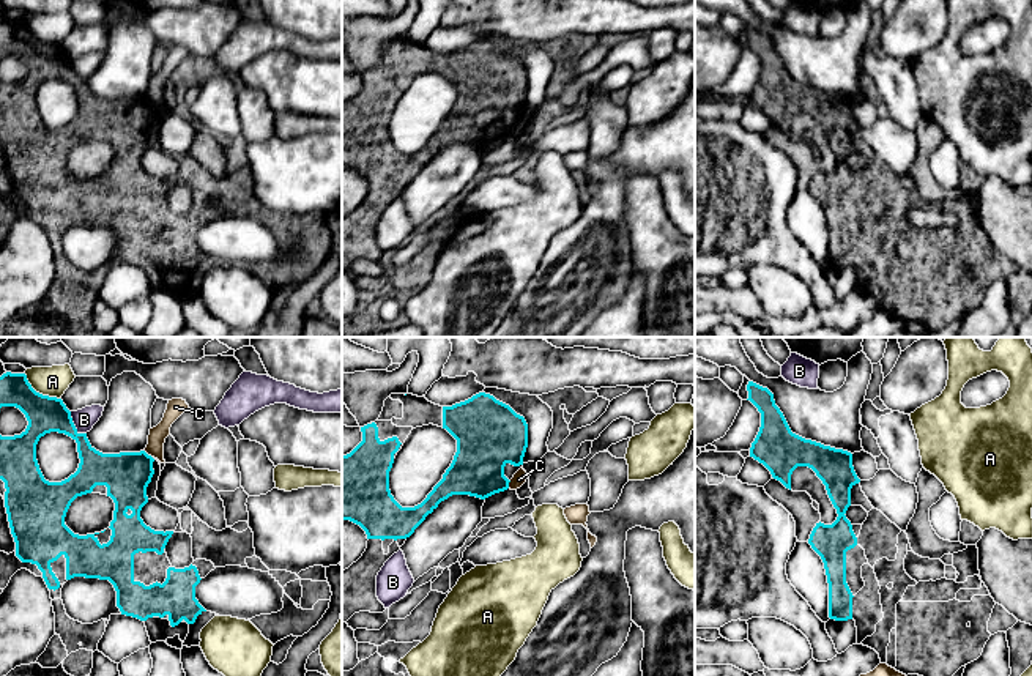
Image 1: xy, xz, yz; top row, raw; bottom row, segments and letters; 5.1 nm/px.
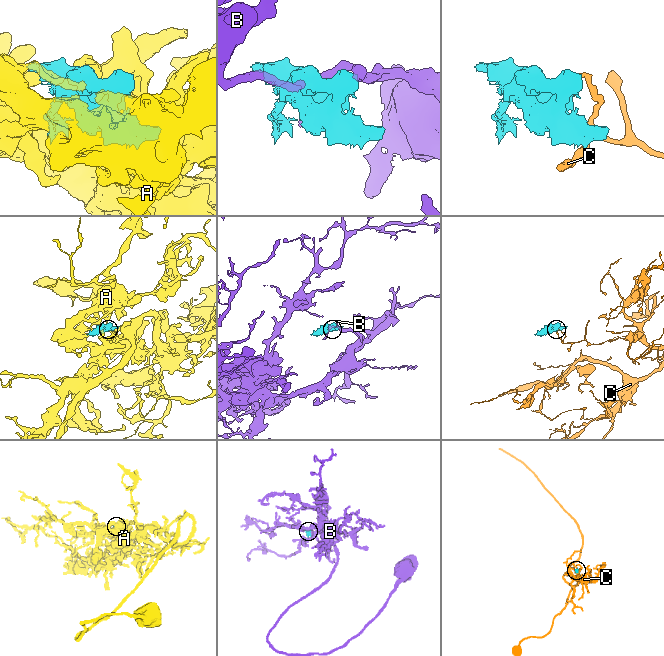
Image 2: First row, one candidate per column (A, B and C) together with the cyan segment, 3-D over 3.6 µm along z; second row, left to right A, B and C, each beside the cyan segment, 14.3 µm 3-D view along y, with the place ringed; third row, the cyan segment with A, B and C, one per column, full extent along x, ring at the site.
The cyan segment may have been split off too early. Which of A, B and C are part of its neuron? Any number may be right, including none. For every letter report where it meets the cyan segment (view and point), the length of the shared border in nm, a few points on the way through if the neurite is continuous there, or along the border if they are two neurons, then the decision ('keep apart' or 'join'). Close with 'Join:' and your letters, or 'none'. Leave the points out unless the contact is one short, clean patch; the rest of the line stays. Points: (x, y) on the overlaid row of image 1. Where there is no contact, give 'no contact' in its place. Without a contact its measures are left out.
A: xy (38, 393) | 240 nm | keep apart
B: xy (74, 426) | 150 nm | keep apart
C: xy (147, 454) | 60 nm | along xy (144, 451), (152, 457) | keep apart
Join: none

